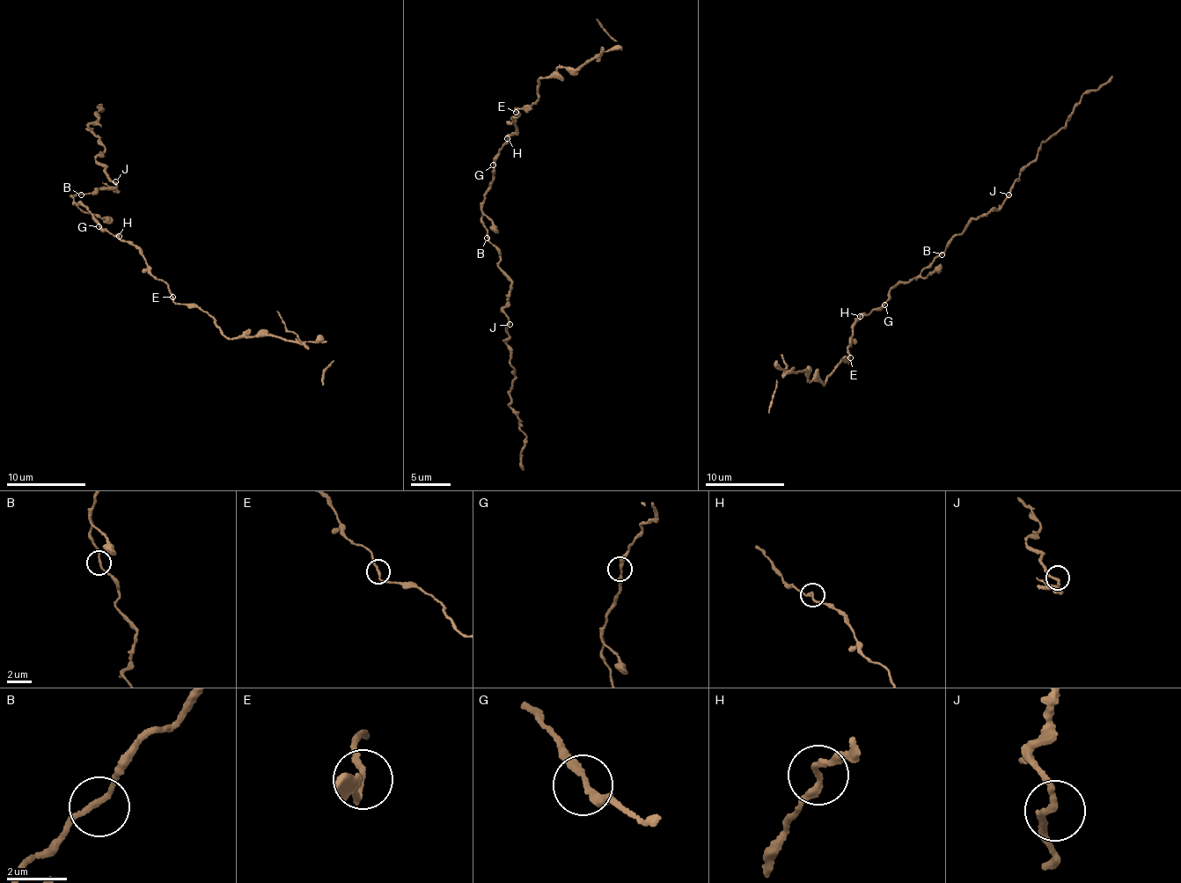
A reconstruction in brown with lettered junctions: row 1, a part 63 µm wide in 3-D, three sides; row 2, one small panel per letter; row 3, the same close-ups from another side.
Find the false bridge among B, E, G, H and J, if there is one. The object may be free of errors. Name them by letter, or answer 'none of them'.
E

